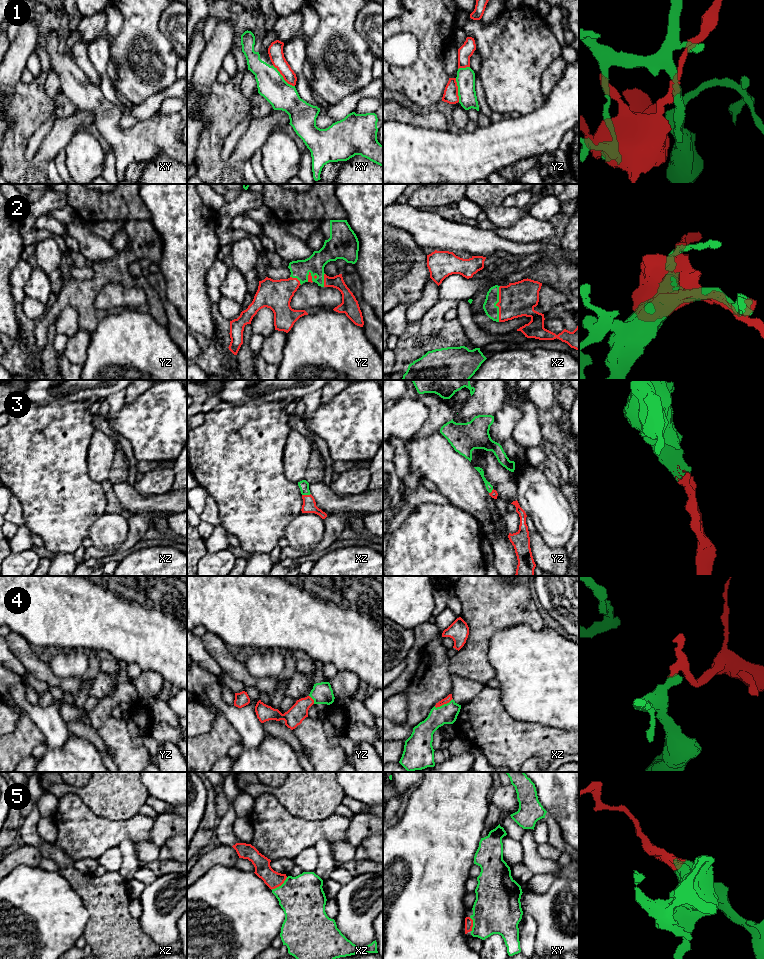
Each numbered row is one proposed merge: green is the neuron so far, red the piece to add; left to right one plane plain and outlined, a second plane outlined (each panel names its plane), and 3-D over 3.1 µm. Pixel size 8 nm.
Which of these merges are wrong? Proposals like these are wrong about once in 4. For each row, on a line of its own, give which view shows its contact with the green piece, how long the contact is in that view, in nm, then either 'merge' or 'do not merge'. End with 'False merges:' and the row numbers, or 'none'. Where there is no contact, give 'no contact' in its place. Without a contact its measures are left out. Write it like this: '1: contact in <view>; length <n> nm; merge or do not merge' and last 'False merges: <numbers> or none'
1: contact in xy; length 260 nm; do not merge
2: contact in xz; length 280 nm; merge
3: contact in xz; length 70 nm; merge
4: contact in xz; length 170 nm; merge
5: contact in xz; length 170 nm; merge
False merges: 1

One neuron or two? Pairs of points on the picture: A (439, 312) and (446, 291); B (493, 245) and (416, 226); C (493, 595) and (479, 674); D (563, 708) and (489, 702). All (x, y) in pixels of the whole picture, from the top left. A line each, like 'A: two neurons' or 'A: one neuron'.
A: two neurons
B: one neuron
C: one neuron
D: two neurons

